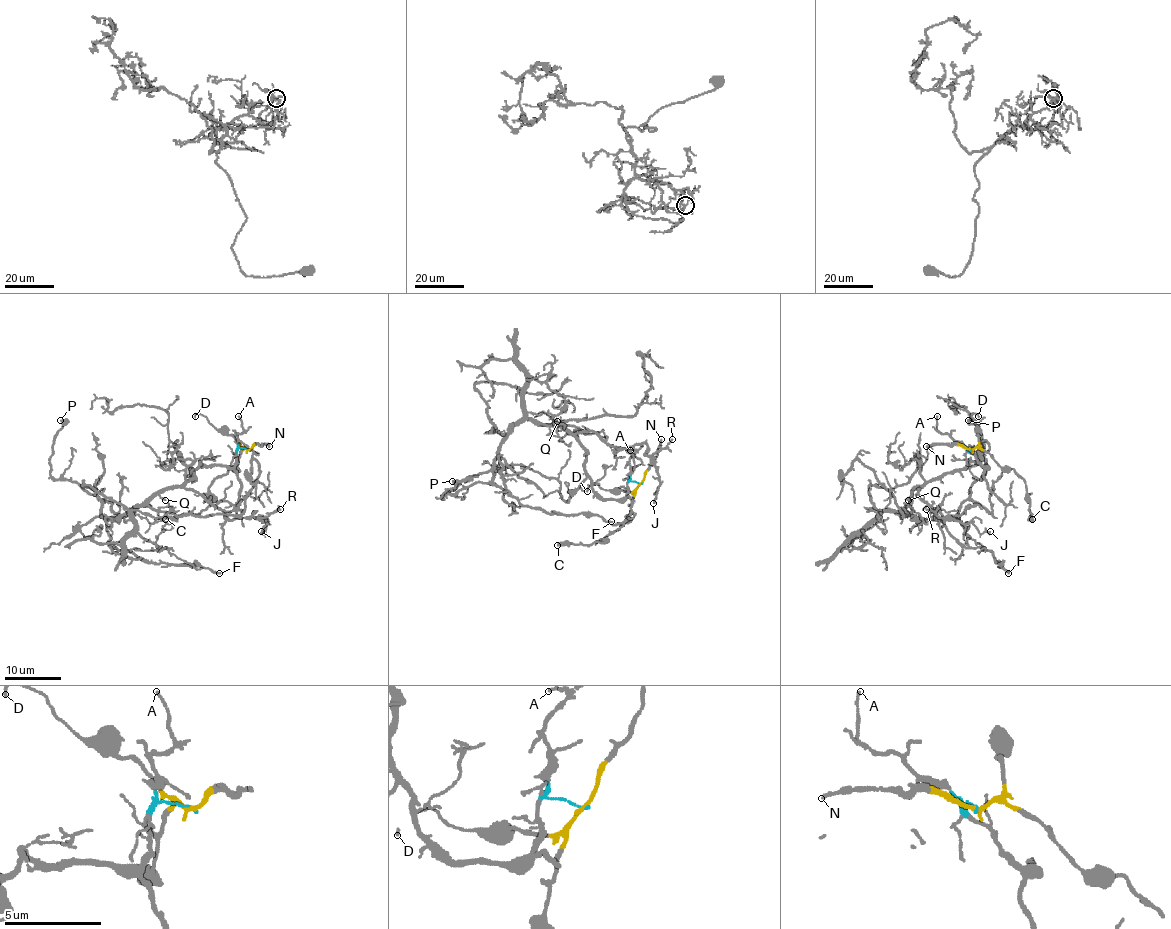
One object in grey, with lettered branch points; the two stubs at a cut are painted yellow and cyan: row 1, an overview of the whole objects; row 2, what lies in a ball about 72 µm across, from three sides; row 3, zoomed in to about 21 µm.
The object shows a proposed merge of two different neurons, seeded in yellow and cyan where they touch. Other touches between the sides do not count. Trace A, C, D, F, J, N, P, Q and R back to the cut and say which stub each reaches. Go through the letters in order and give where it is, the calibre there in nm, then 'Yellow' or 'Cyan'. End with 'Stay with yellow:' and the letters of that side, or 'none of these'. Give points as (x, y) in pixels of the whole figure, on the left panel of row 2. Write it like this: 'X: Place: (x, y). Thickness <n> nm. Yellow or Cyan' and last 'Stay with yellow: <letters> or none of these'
A: Place: (238, 416). Thickness 120 nm. Cyan
C: Place: (165, 519). Thickness 420 nm. Yellow
D: Place: (195, 416). Thickness 120 nm. Yellow
F: Place: (219, 573). Thickness 170 nm. Cyan
J: Place: (261, 531). Thickness 90 nm. Cyan
N: Place: (269, 446). Thickness 160 nm. Yellow
P: Place: (60, 420). Thickness 550 nm. Cyan
Q: Place: (165, 500). Thickness 110 nm. Cyan
R: Place: (280, 509). Thickness 140 nm. Cyan
Stay with yellow: C, D, N

